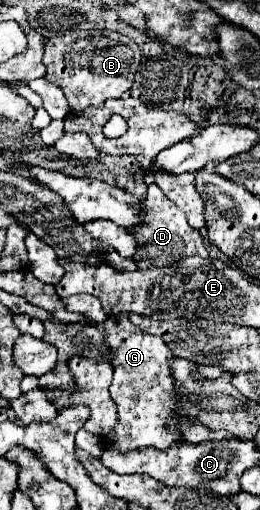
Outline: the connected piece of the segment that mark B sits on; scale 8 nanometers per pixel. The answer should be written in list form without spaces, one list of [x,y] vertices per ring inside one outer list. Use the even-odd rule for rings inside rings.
[[[86,30],[50,38],[46,42],[42,62],[46,64],[46,78],[60,86],[70,108],[80,112],[88,106],[102,108],[108,98],[120,98],[124,92],[128,92],[134,84],[140,58],[142,50],[134,40],[110,30]]]

